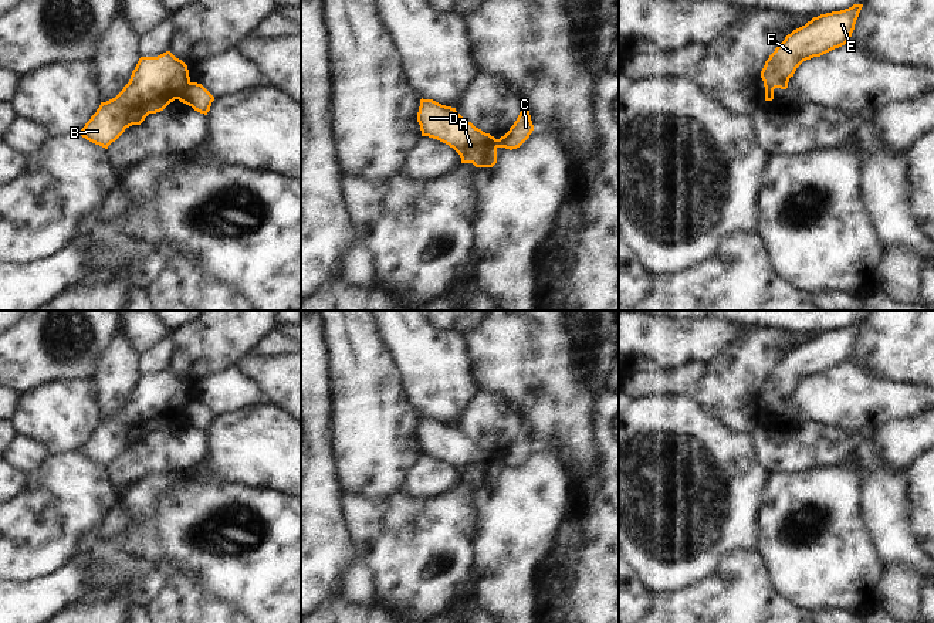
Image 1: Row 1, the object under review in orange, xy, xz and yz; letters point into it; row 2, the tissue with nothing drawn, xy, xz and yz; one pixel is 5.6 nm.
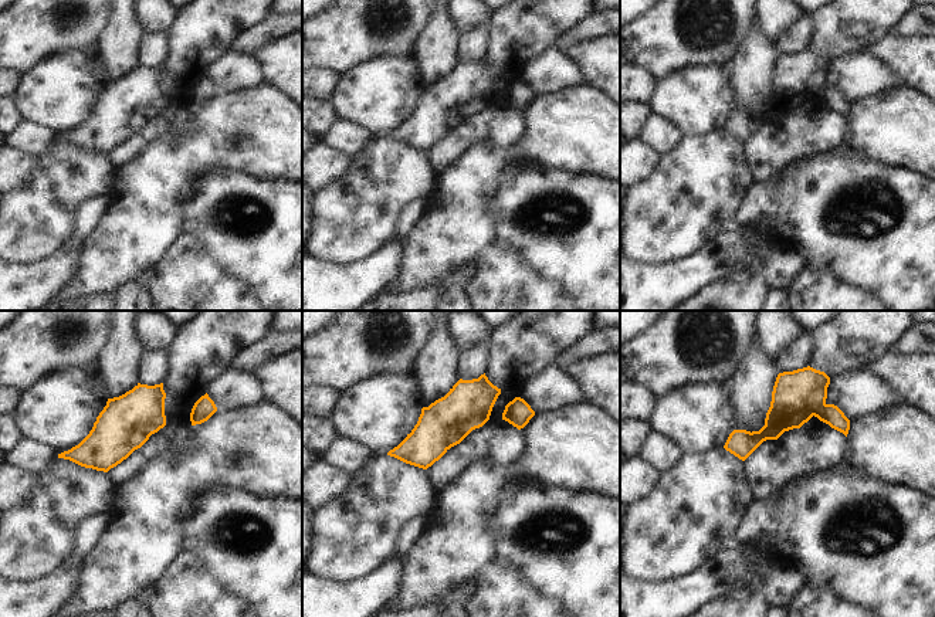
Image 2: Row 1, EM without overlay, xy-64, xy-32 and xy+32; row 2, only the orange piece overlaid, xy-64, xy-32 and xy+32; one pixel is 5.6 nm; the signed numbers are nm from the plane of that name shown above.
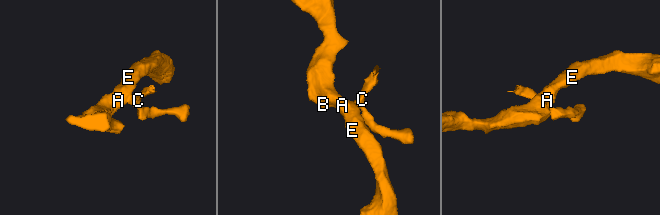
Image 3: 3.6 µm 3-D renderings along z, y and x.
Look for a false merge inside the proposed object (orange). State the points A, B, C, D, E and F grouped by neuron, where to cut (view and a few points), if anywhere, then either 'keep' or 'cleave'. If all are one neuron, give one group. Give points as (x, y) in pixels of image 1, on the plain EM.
A B D E F / C | xy (190, 400), (182, 405), (175, 416) | cleave

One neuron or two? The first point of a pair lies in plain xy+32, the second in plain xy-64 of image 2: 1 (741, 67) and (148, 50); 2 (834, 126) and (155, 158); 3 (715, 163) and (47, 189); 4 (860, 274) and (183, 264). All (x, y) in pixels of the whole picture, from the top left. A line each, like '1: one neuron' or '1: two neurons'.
1: two neurons
2: two neurons
3: one neuron
4: two neurons

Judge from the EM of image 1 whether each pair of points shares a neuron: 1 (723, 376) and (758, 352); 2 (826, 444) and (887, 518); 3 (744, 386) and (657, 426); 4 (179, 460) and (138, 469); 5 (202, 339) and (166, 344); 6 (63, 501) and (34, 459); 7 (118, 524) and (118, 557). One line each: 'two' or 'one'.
1: one
2: one
3: two
4: one
5: two
6: two
7: two

